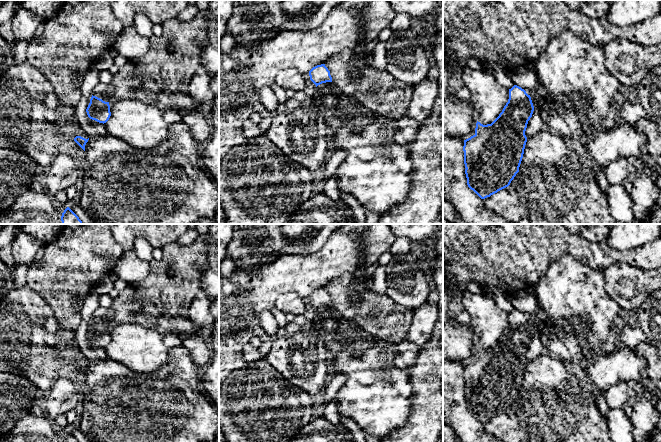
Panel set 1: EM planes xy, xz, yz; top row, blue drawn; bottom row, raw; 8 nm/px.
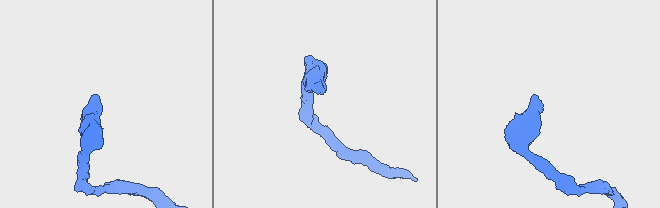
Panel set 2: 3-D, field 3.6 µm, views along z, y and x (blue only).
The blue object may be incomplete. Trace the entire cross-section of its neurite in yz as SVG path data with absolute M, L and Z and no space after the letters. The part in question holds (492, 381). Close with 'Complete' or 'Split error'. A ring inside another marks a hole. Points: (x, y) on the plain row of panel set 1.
M541 307L529 319L521 311L514 309L509 313L509 323L499 340L491 347L483 349L477 345L475 358L464 364L464 388L468 411L481 423L490 421L508 411L516 398L523 382L527 361L525 355L532 341L532 325L547 323L547 315Z. Split error

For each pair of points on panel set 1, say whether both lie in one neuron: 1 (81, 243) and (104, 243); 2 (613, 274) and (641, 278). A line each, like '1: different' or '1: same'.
1: same
2: same

